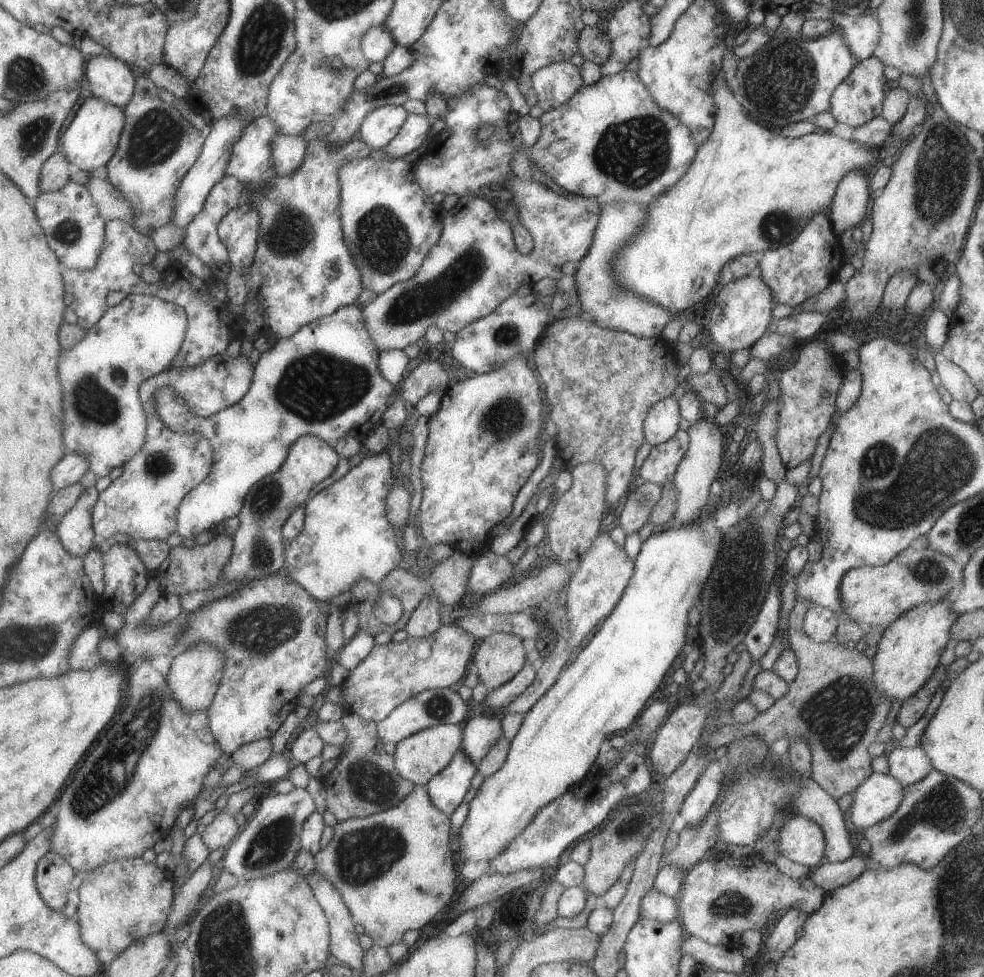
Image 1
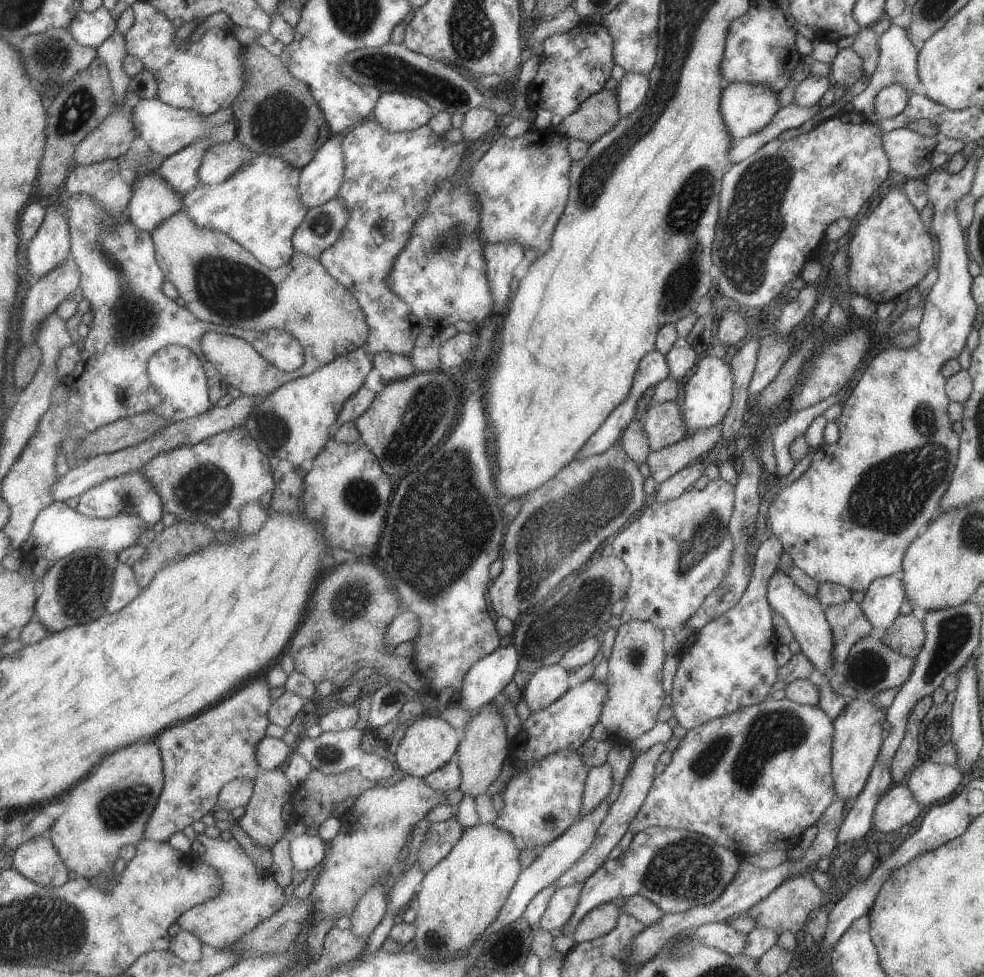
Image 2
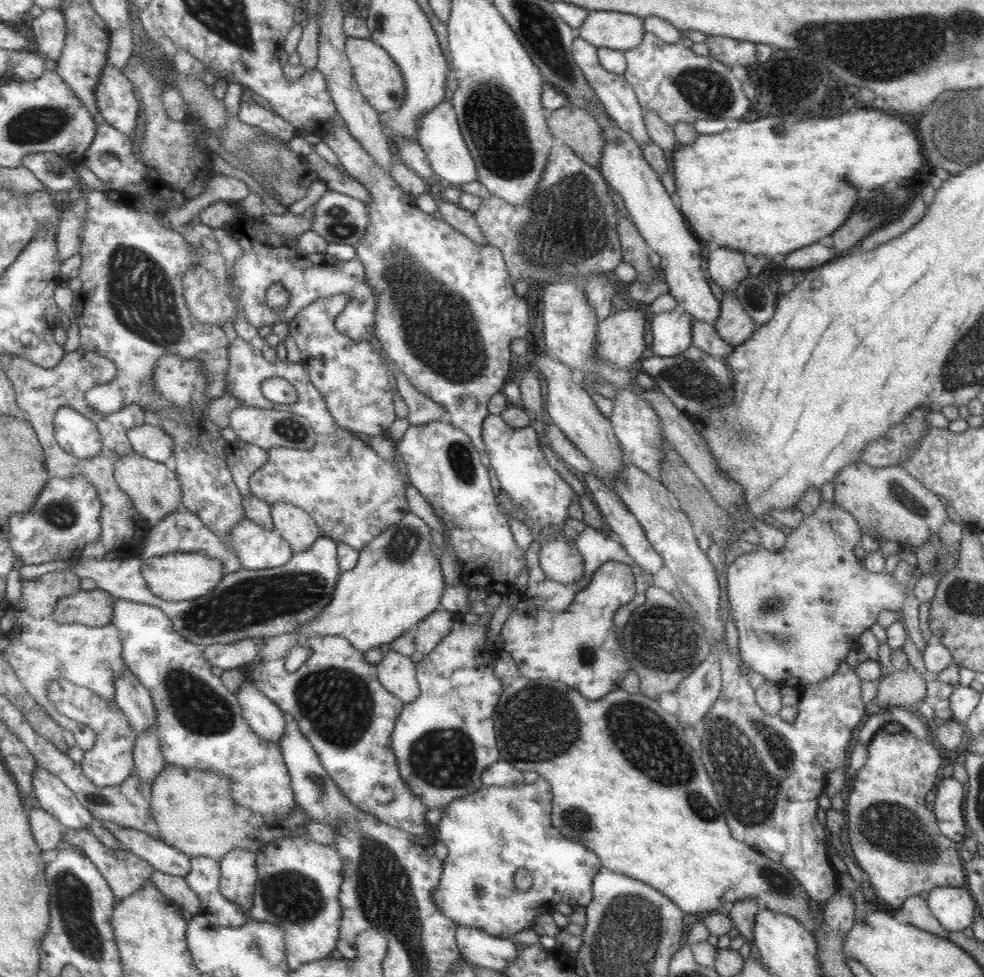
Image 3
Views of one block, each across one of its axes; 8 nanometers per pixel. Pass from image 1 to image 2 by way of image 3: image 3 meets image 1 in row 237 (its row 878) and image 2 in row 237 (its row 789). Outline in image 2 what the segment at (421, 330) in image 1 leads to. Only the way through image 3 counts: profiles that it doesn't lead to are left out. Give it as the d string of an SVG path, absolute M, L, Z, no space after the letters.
M550 126L546 129L530 127L517 138L499 137L492 147L474 164L471 174L471 194L481 204L481 240L486 245L499 242L521 242L526 249L543 256L551 248L551 238L568 203L571 188L571 168L575 161L569 144L573 139L559 134Z

